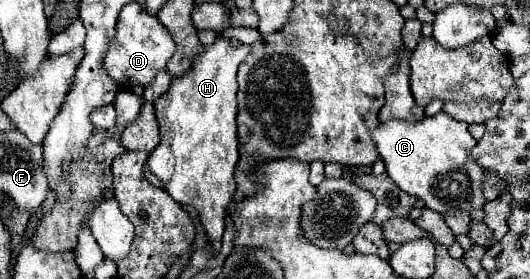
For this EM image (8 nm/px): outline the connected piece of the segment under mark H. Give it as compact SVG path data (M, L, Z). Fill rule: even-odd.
M216 38L212 46L206 46L204 52L194 58L194 66L184 76L172 78L170 90L154 102L160 124L160 144L148 158L150 172L178 204L198 210L214 252L220 250L226 228L226 208L236 192L236 72L248 52L250 46L232 46L226 38Z

